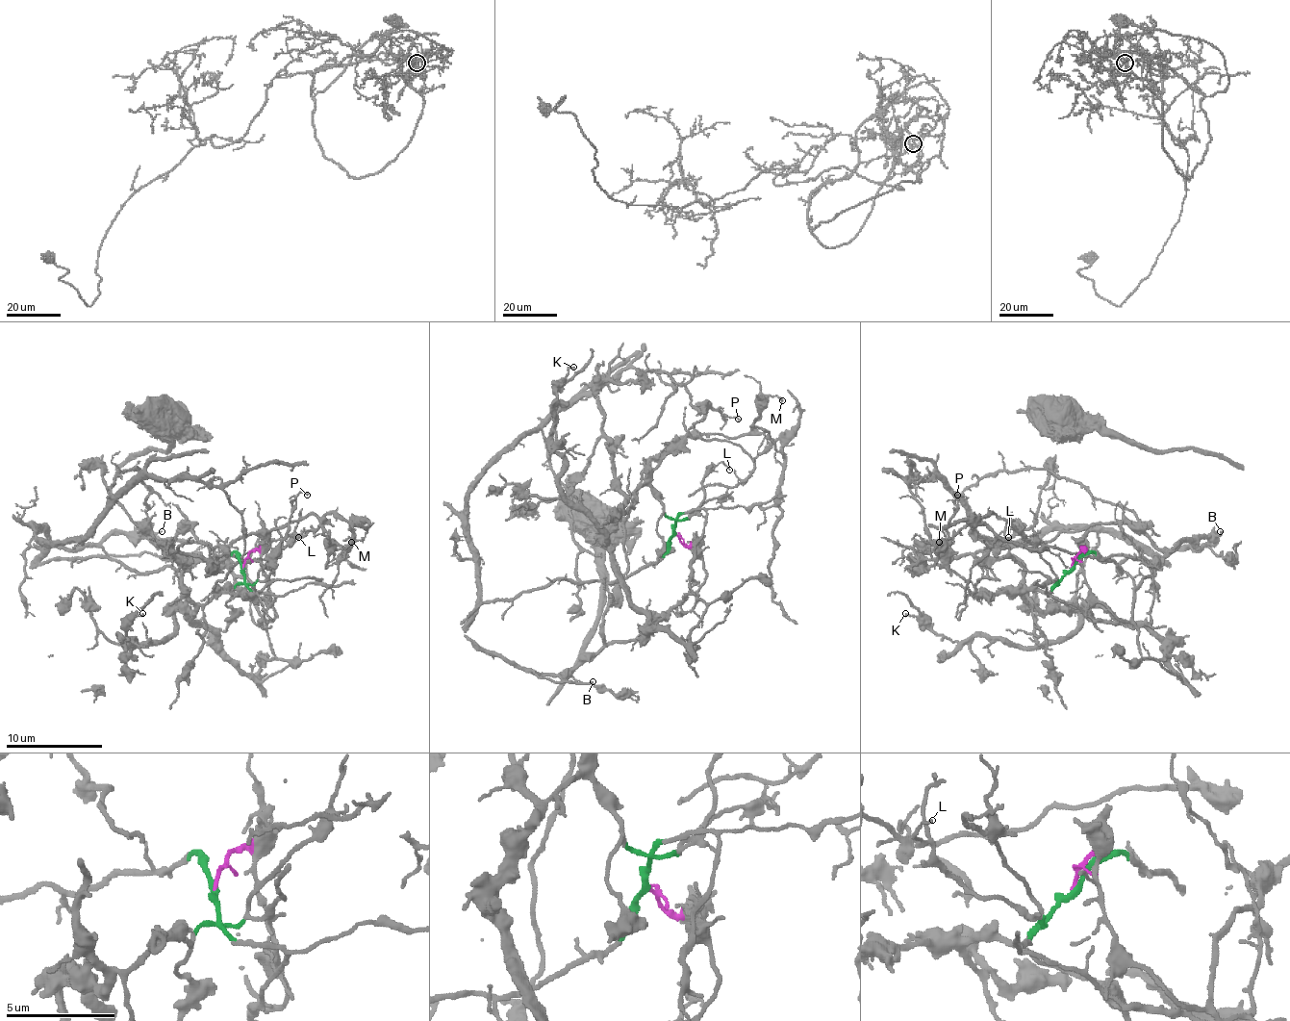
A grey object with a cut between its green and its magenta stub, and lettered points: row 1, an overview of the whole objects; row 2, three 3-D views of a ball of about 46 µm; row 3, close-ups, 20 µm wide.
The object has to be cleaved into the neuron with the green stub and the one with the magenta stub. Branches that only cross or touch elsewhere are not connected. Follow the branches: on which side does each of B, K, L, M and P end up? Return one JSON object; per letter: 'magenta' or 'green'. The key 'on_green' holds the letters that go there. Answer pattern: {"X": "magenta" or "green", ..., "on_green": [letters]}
{"B": "magenta", "K": "green", "L": "green", "M": "magenta", "P": "green", "on_green": ["K", "L", "P"]}

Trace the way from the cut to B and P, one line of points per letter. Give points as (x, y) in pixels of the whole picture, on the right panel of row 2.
B: (1071, 568), (1085, 551), (1085, 585), (1128, 622), (1136, 587), (1182, 542), (1221, 532)
P: (1073, 568), (1047, 592), (1024, 592), (1032, 604), (1024, 566), (1010, 556), (908, 556), (945, 558), (957, 496)

